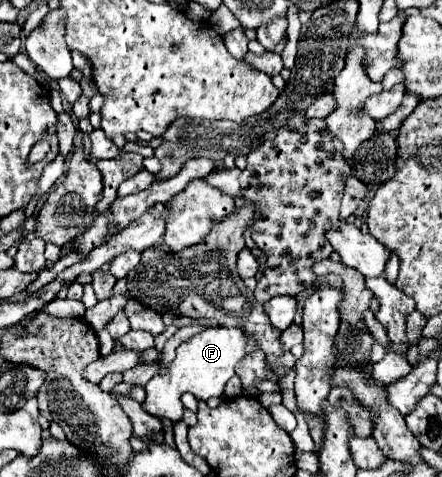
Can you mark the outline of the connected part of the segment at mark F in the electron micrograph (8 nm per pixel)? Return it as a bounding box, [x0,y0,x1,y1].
[143,327,251,423]

